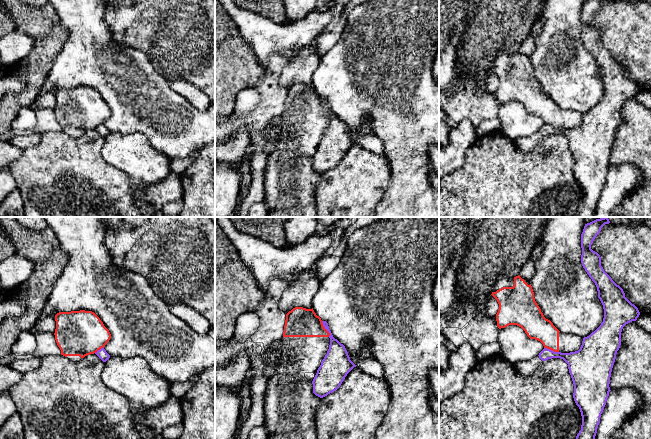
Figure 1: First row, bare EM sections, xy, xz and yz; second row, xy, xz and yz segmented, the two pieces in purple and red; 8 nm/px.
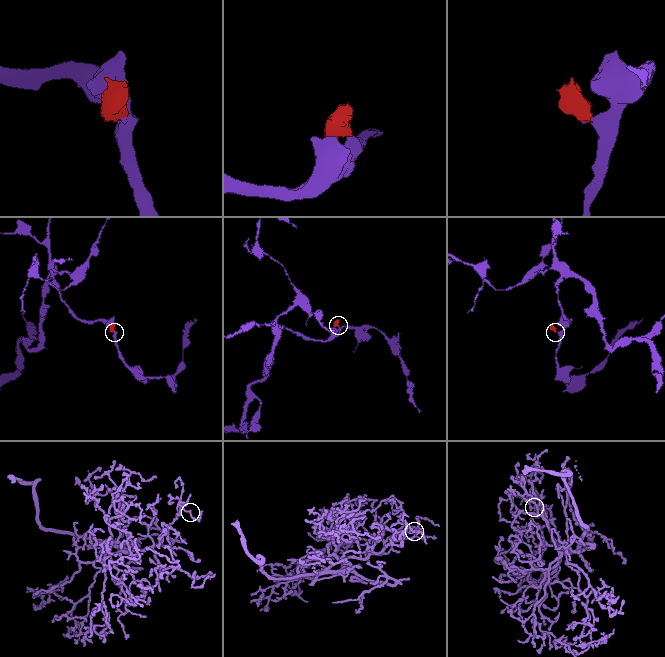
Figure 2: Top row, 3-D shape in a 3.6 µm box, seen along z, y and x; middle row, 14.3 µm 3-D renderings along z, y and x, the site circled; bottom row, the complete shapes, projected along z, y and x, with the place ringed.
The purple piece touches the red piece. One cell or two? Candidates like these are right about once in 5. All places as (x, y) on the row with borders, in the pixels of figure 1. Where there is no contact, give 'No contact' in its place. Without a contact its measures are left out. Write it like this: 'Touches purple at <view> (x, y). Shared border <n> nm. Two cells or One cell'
Touches purple at xz (325, 328). Shared border 140 nm. Two cells

